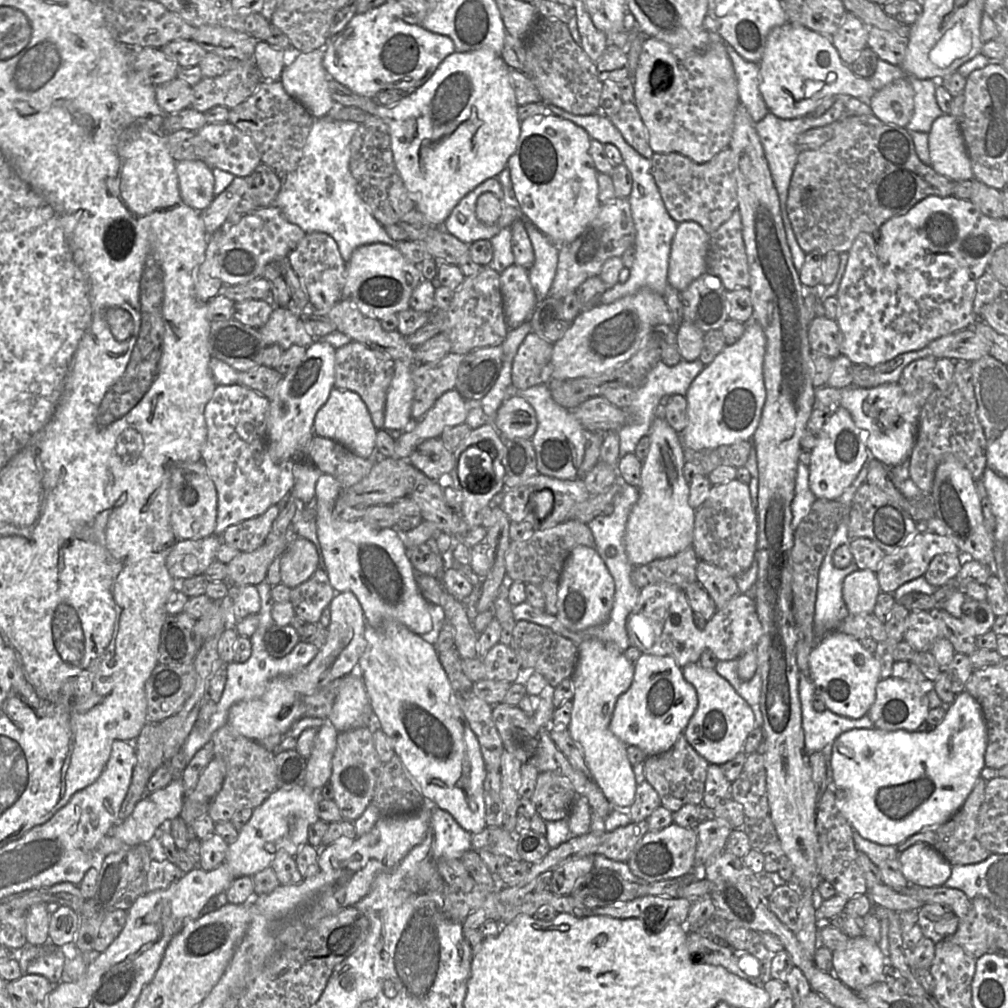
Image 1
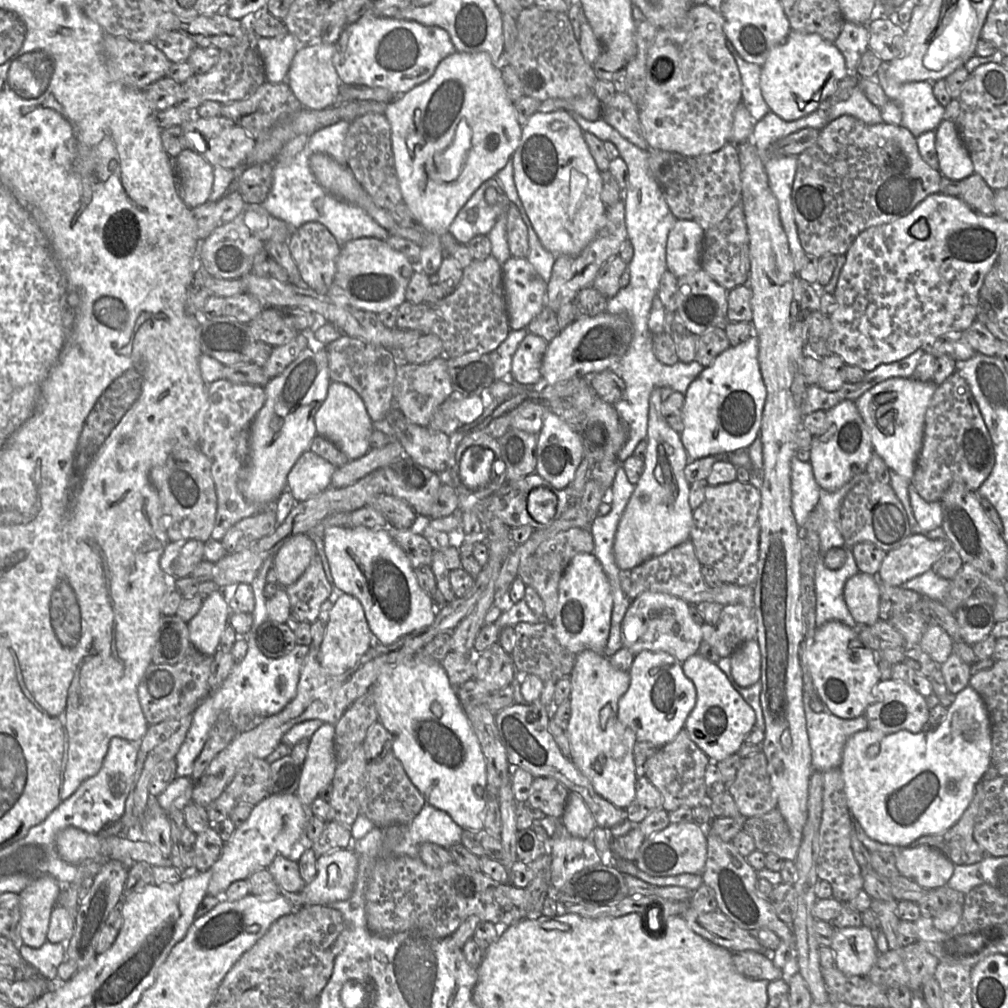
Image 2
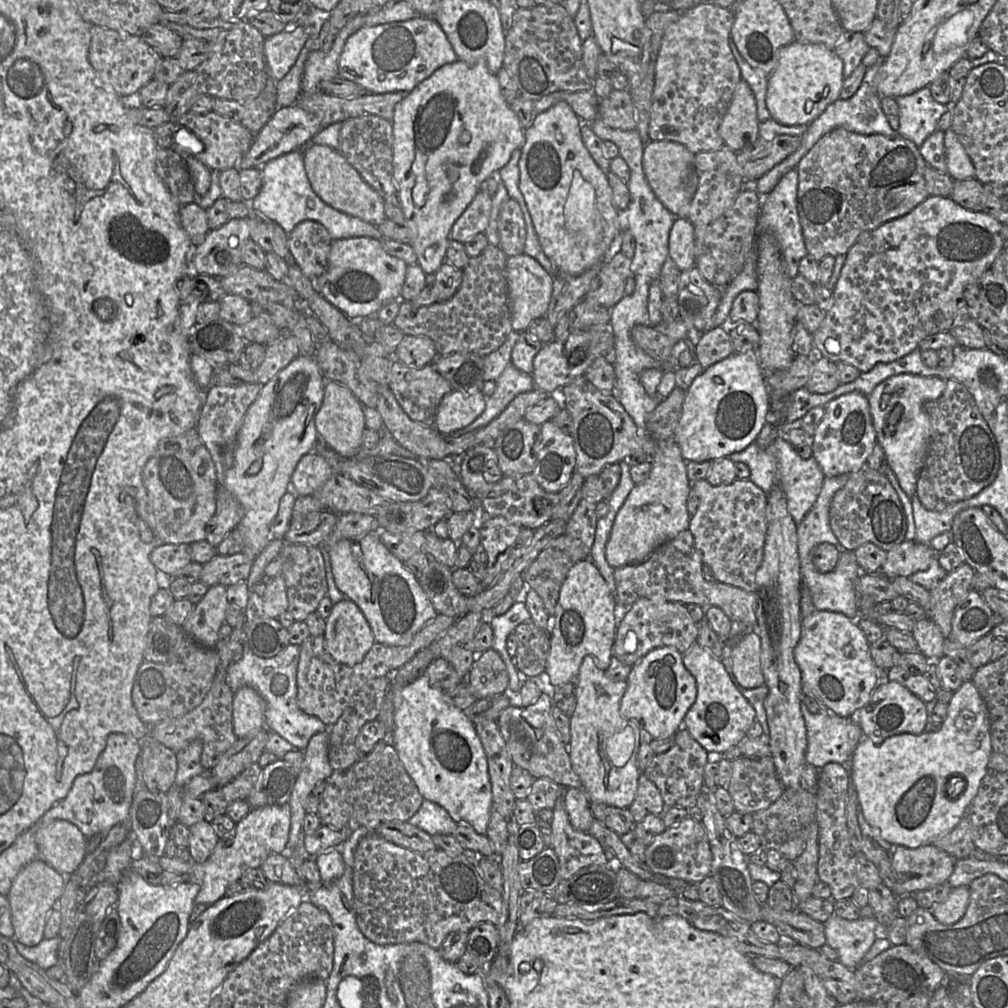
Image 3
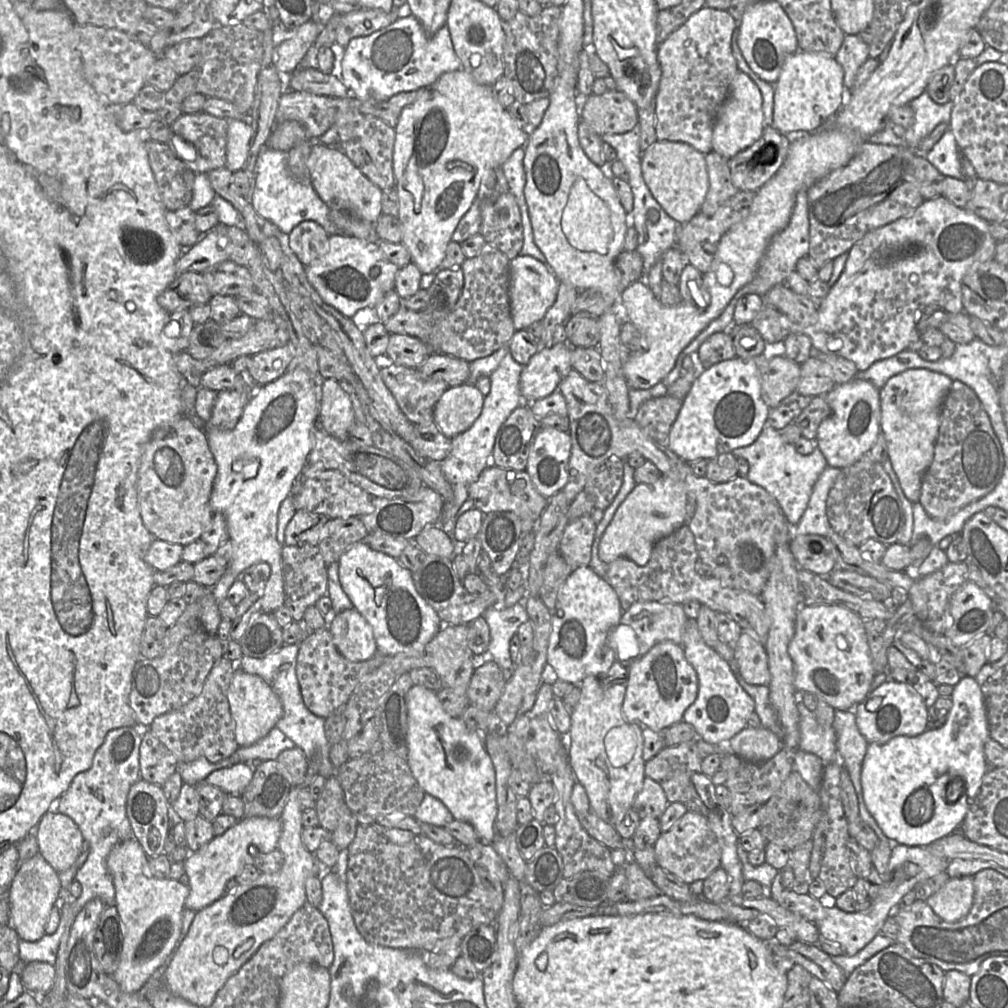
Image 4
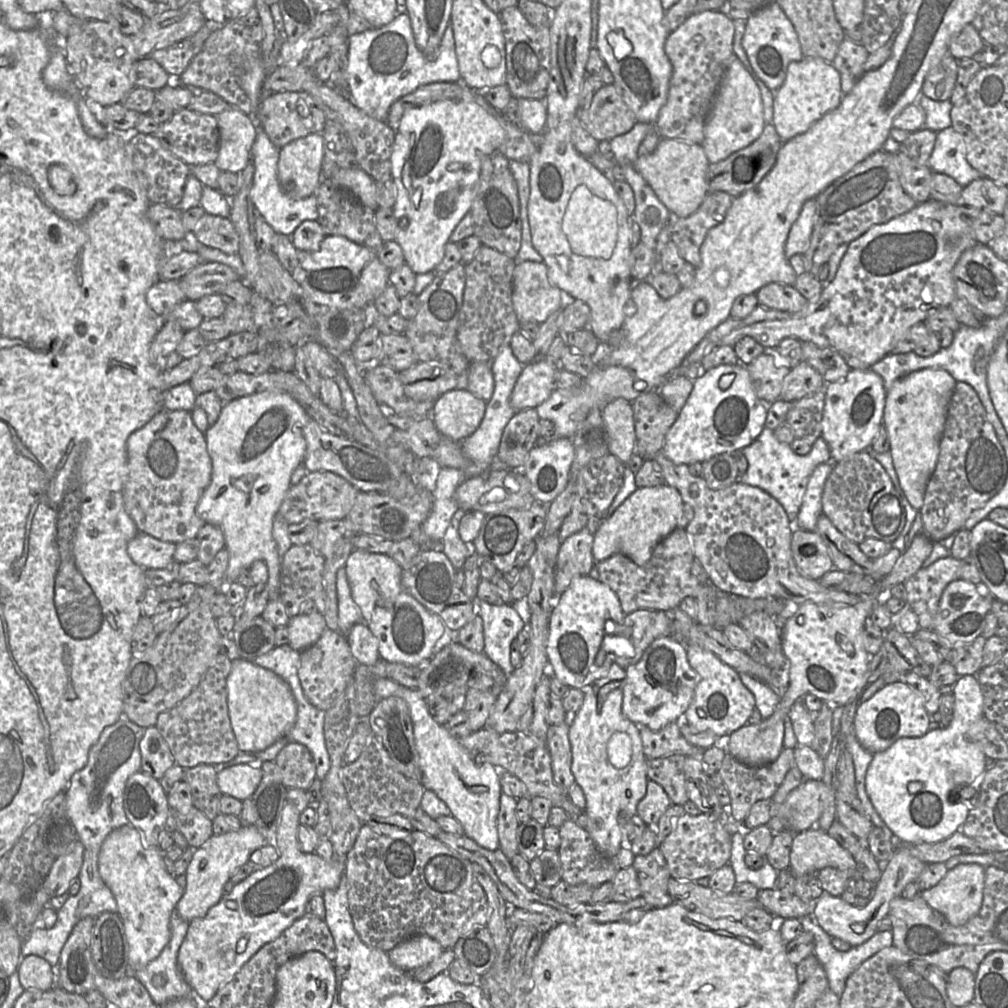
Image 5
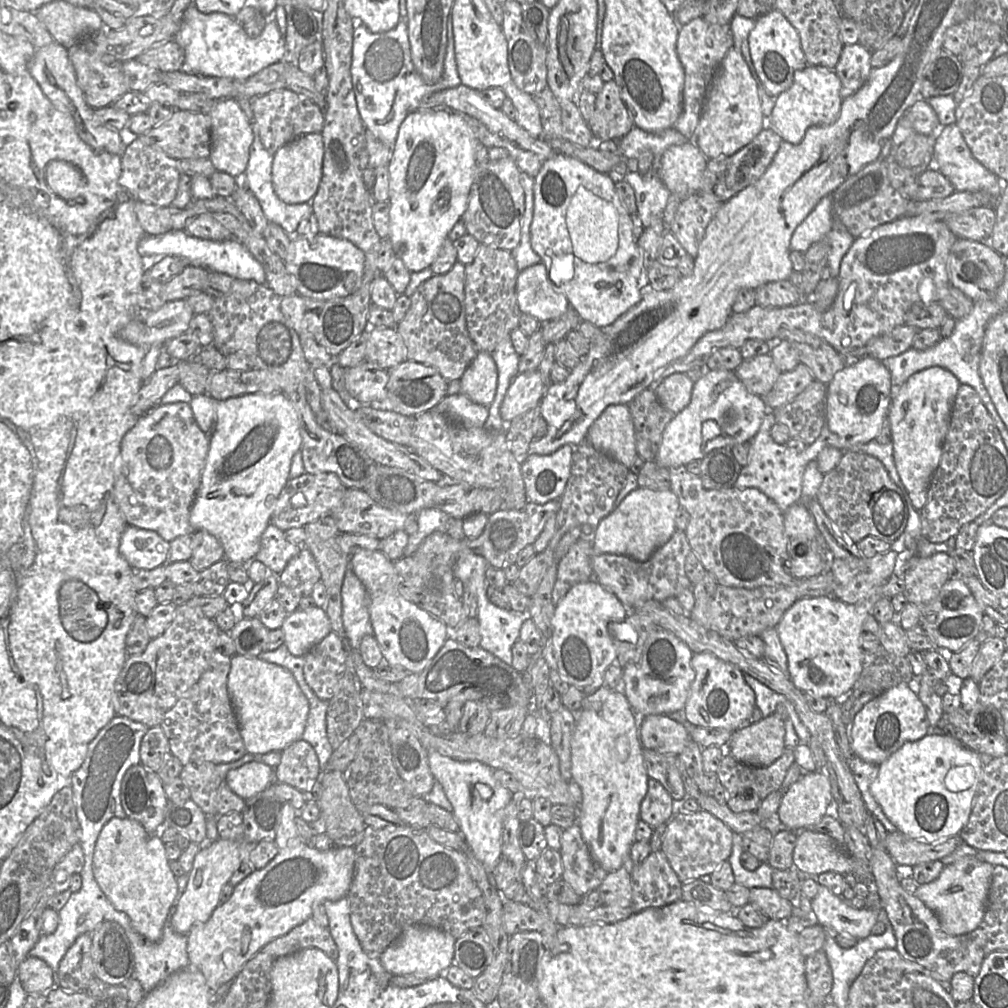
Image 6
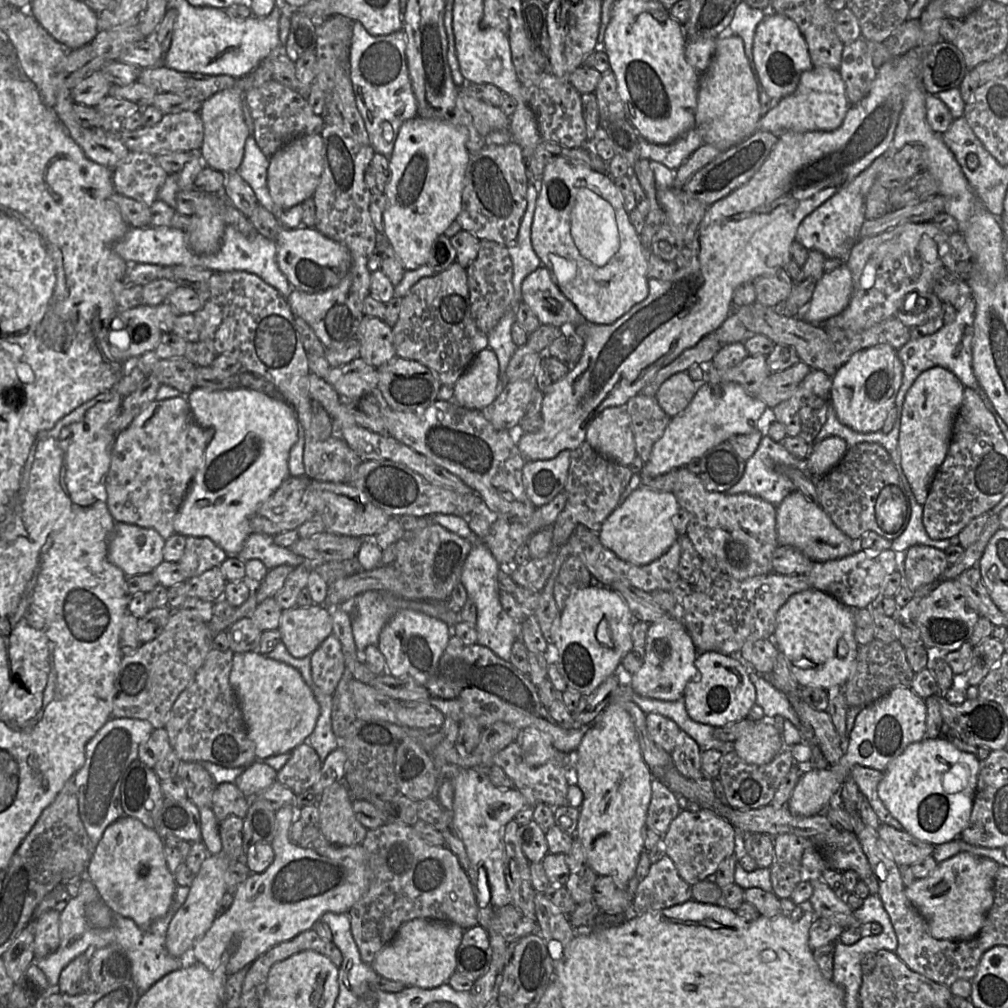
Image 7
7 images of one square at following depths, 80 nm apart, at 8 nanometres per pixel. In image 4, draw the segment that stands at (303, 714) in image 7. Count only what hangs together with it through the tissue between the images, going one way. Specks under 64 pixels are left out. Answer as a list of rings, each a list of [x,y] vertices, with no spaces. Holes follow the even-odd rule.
[[[235,663],[233,678],[232,678],[231,684],[228,689],[228,701],[229,701],[229,706],[230,706],[230,712],[231,712],[233,721],[234,721],[234,732],[235,732],[235,738],[236,738],[237,744],[239,747],[248,747],[248,746],[255,744],[257,741],[259,741],[263,737],[265,737],[271,729],[276,727],[277,722],[282,717],[283,707],[282,707],[281,701],[279,697],[277,696],[277,694],[261,677],[257,675],[246,673],[243,670],[237,668],[236,666],[237,666],[237,663]]]

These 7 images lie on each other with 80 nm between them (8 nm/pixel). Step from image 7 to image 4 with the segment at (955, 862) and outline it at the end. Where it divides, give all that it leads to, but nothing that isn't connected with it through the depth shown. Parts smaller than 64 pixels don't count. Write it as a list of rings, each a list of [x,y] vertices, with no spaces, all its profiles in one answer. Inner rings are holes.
[[[973,876],[949,878],[926,902],[946,922],[956,922],[969,913],[974,898]]]

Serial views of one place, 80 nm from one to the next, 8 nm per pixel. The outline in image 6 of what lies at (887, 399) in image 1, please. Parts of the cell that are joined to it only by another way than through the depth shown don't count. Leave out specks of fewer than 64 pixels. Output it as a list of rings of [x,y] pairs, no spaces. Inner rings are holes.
[[[933,366],[911,375],[891,401],[887,416],[894,462],[911,502],[918,511],[926,503],[931,478],[940,463],[952,406],[960,384],[949,370]]]

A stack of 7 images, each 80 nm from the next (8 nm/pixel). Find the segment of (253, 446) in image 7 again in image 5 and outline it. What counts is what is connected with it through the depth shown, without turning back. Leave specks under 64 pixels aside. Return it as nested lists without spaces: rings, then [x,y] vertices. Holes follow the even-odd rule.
[[[261,391],[251,395],[236,398],[234,400],[223,403],[221,412],[217,422],[212,426],[208,426],[208,419],[206,412],[195,405],[193,410],[190,412],[191,417],[195,426],[202,432],[205,433],[205,439],[207,444],[207,451],[212,461],[212,474],[211,480],[208,487],[202,494],[196,511],[198,516],[204,520],[205,523],[213,524],[219,527],[225,537],[225,548],[229,552],[229,562],[226,570],[226,584],[237,582],[236,579],[242,569],[248,569],[251,564],[256,560],[262,560],[268,567],[268,581],[267,588],[269,593],[269,600],[279,599],[280,590],[280,572],[281,572],[281,558],[278,554],[277,544],[272,535],[273,521],[274,518],[283,502],[284,496],[287,490],[291,486],[291,475],[293,471],[302,463],[304,463],[306,453],[306,439],[304,436],[304,428],[310,419],[310,416],[306,413],[304,408],[288,393],[284,391]]]

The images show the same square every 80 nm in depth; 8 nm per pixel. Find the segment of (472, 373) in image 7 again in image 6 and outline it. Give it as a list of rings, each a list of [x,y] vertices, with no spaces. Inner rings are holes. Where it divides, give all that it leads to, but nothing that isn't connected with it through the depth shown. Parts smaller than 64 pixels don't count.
[[[479,351],[460,378],[461,393],[473,402],[489,406],[496,394],[498,371],[489,352]]]

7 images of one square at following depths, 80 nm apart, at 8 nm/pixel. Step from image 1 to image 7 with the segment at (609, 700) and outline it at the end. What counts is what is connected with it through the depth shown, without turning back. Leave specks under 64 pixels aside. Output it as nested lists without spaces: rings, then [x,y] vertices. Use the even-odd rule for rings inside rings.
[[[610,702],[597,715],[576,749],[575,770],[576,785],[583,793],[583,801],[574,838],[581,842],[588,864],[598,876],[610,876],[619,889],[627,890],[629,881],[635,876],[640,854],[645,850],[644,827],[653,777],[643,759],[633,720],[622,706]]]

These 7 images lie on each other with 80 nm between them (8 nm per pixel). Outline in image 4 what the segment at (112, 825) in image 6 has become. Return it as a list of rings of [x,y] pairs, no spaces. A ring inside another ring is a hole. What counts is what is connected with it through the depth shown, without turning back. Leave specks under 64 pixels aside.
[[[136,838],[116,844],[106,864],[115,889],[115,907],[125,928],[120,961],[112,978],[124,992],[135,993],[166,958],[176,952],[189,888],[178,880],[153,877],[148,867],[148,856]]]

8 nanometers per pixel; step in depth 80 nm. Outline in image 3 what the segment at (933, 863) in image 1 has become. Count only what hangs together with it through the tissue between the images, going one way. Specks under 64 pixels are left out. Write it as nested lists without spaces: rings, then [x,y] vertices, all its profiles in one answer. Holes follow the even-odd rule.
[[[924,844],[917,848],[897,846],[891,857],[896,876],[895,895],[913,895],[948,881],[955,867],[955,858],[944,850]]]

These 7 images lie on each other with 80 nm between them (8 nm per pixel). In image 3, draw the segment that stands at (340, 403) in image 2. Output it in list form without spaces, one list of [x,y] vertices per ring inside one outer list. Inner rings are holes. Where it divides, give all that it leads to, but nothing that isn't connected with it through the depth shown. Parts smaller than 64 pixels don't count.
[[[326,380],[322,405],[315,415],[318,436],[338,455],[344,458],[355,456],[362,449],[362,437],[365,425],[363,405],[345,385]]]

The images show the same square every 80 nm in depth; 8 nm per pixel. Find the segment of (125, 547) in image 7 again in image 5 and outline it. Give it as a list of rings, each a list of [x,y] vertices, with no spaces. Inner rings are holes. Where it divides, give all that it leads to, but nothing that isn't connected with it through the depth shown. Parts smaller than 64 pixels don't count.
[[[141,531],[127,544],[129,556],[144,570],[168,567],[174,561],[175,549],[175,543],[161,541]]]

